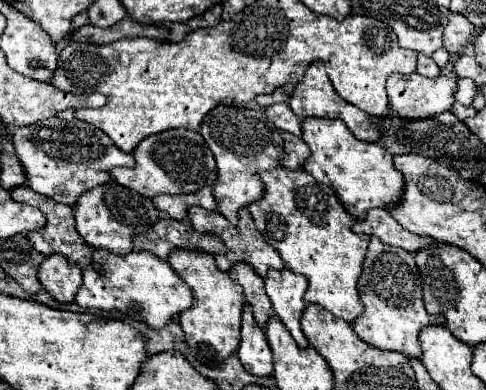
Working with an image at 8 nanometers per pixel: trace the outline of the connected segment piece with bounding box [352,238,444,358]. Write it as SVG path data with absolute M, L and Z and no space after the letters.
M378 238L370 240L370 248L364 260L362 278L358 282L360 298L364 302L364 314L354 322L354 332L370 346L380 350L396 350L408 358L420 358L418 334L428 324L444 324L442 316L430 316L422 302L422 284L414 256L402 248L382 244Z

